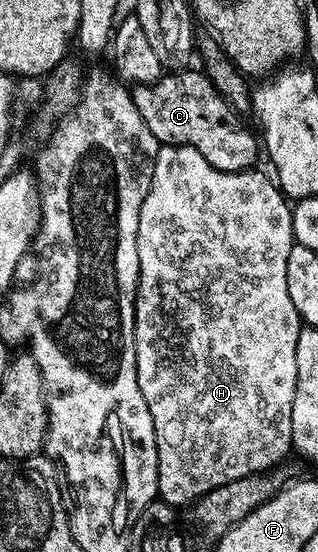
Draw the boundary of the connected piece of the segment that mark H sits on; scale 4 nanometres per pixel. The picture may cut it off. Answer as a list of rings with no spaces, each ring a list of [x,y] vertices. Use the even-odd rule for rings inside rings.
[[[162,144],[158,147],[157,157],[153,160],[153,177],[147,198],[143,198],[143,210],[139,210],[139,234],[137,245],[139,246],[139,282],[137,283],[137,303],[133,305],[133,337],[135,338],[135,358],[137,359],[137,381],[139,390],[143,394],[143,402],[147,402],[147,410],[151,412],[151,422],[155,430],[155,442],[157,443],[157,495],[160,499],[172,506],[192,505],[194,500],[203,494],[215,490],[232,480],[238,480],[244,476],[256,476],[264,473],[265,468],[277,464],[285,455],[291,452],[291,402],[293,401],[293,379],[295,378],[295,358],[293,357],[293,341],[295,329],[299,324],[299,317],[295,306],[291,306],[291,296],[287,294],[287,280],[285,278],[285,255],[289,253],[289,247],[294,244],[293,233],[290,231],[291,208],[280,188],[268,175],[257,172],[258,170],[246,170],[244,172],[220,172],[215,170],[205,161],[203,156],[191,146],[179,146],[178,144]]]

